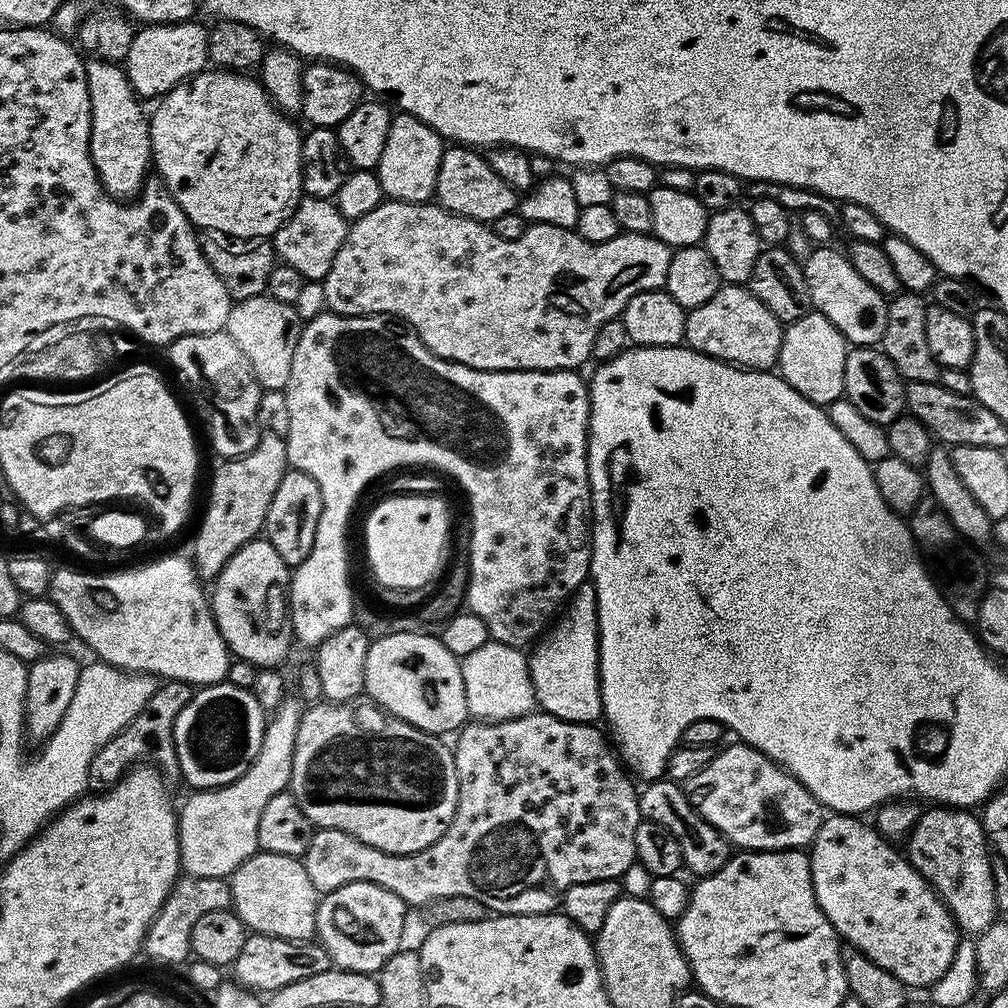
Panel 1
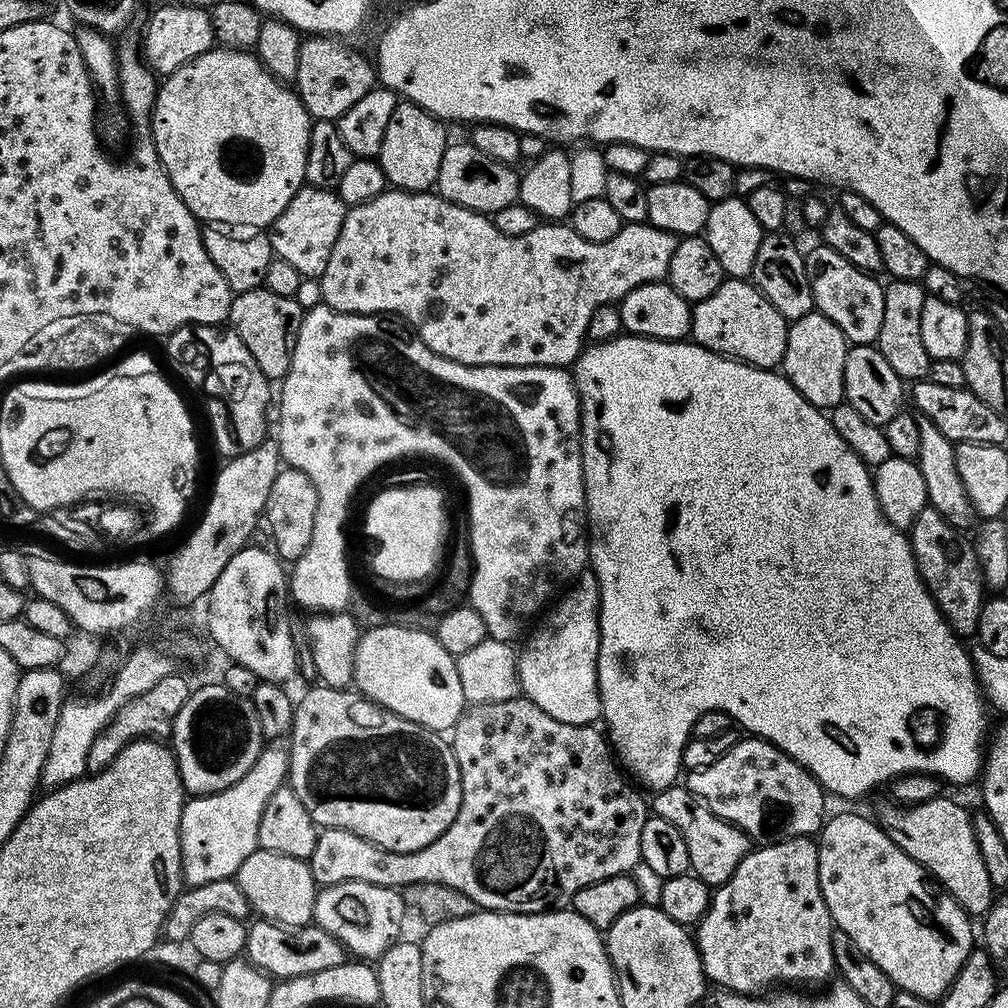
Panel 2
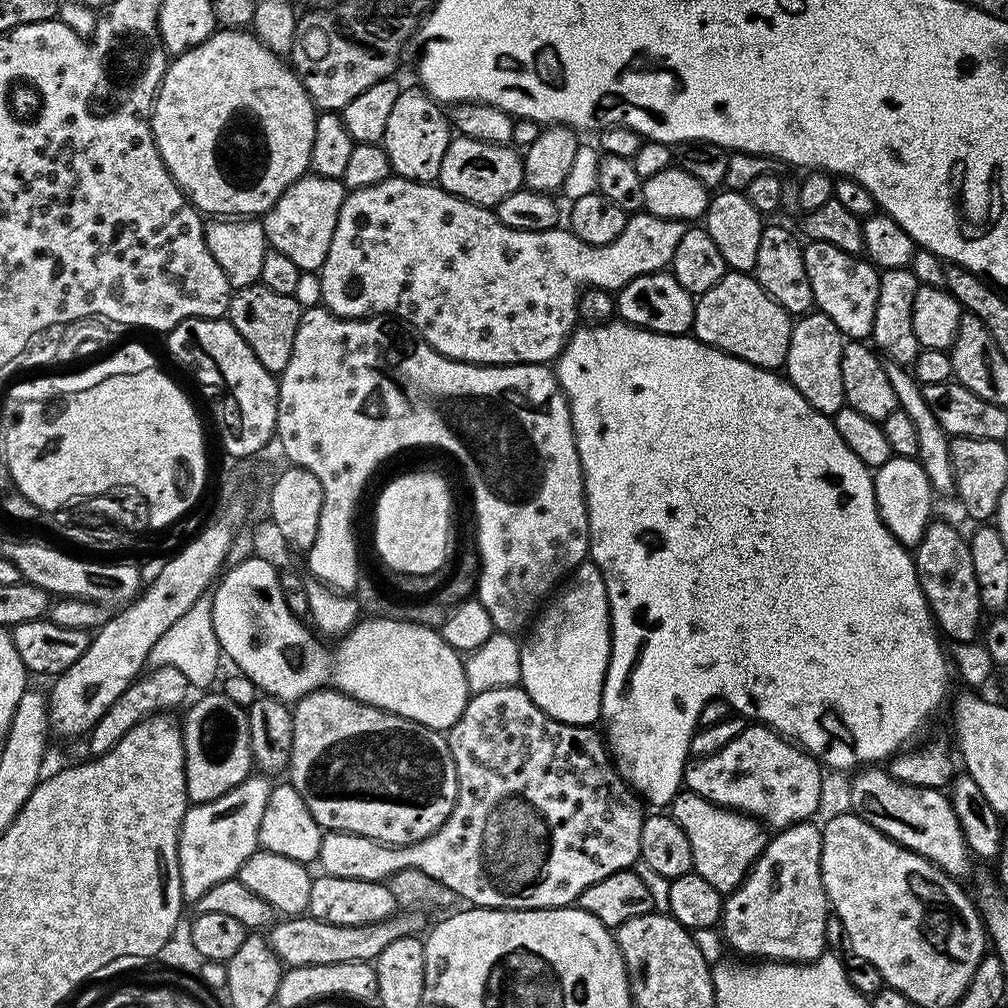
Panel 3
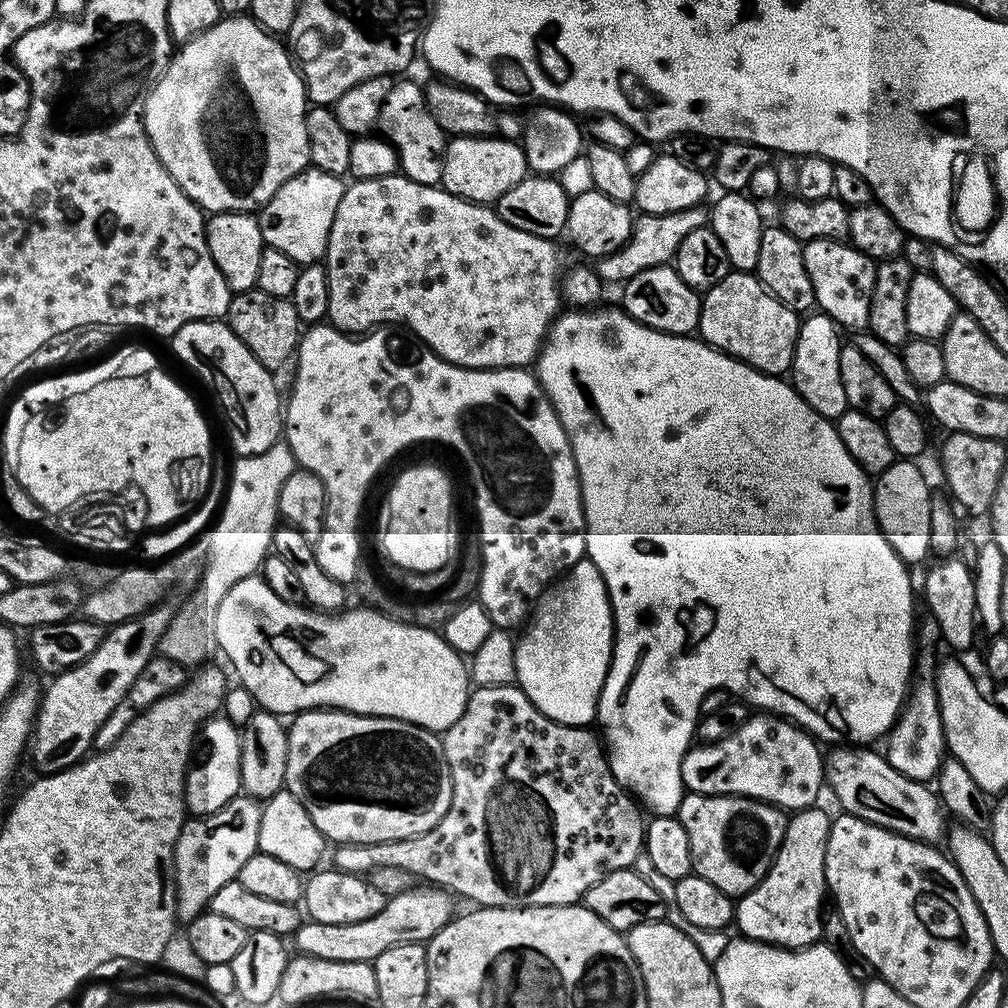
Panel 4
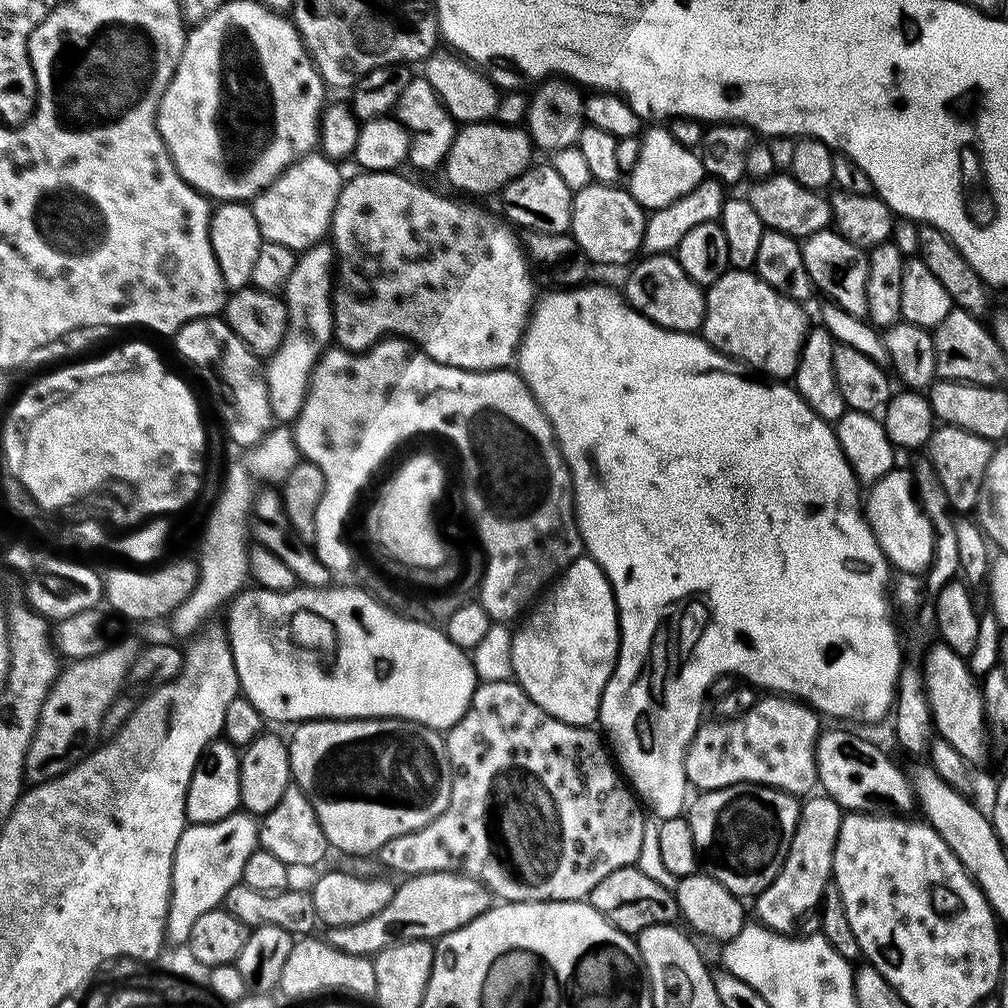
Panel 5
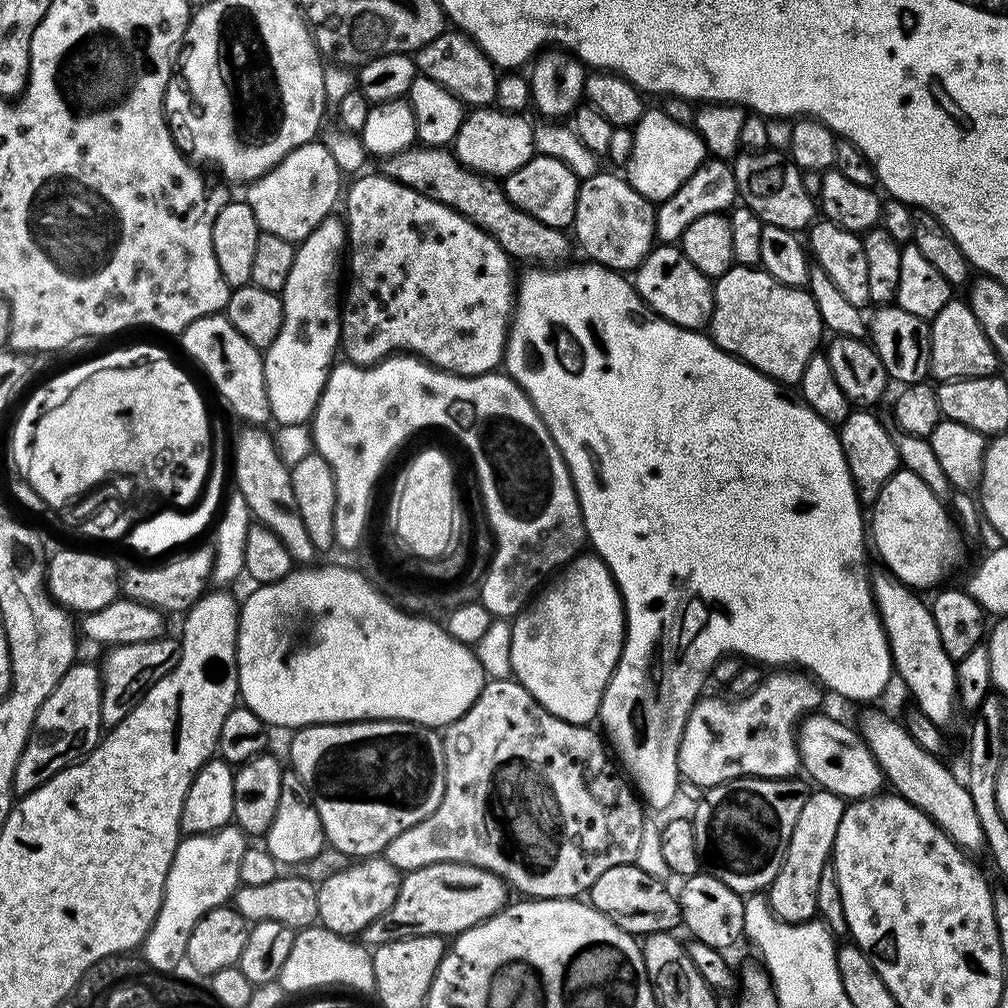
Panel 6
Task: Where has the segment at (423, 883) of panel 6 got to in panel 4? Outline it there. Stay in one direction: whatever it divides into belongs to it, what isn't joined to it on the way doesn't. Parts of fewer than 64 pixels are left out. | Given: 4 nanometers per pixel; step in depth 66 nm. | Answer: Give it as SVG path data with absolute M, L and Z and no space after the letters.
M420 886L424 888L408 888L397 896L389 895L385 899L382 910L374 914L374 918L366 918L362 922L318 922L308 920L301 923L294 933L295 951L302 956L326 958L326 962L366 962L372 964L378 954L390 950L390 946L399 944L418 944L431 940L438 930L446 927L453 919L451 891L439 886Z

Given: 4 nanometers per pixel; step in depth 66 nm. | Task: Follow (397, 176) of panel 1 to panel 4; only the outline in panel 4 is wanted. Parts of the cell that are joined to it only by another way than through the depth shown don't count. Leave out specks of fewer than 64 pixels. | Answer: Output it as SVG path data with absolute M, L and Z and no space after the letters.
M400 78L391 85L387 99L382 104L382 116L388 119L387 139L396 150L398 168L403 175L419 184L439 185L444 169L445 141L436 140L440 136L441 121L434 115L426 92L423 92L412 80Z

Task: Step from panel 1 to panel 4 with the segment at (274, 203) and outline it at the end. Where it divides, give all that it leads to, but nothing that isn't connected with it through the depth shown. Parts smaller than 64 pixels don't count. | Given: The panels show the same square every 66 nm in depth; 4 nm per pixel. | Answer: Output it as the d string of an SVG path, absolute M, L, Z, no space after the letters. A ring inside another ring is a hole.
M225 15L223 18L216 21L214 26L210 26L205 32L199 32L192 40L183 41L179 45L178 51L173 55L172 60L168 64L168 69L164 71L163 76L160 77L160 83L154 89L154 95L150 100L150 139L152 145L156 148L156 153L161 162L166 166L166 170L176 179L180 188L190 199L195 200L200 205L201 209L207 210L209 213L215 214L227 209L230 212L239 211L255 211L257 208L263 207L264 203L277 193L287 180L296 176L305 168L309 167L311 163L311 144L312 136L310 135L310 124L308 128L308 108L310 108L310 101L308 99L308 85L301 69L294 63L293 57L279 44L277 37L263 27L263 25L256 23L251 15ZM227 72L232 72L234 79L240 83L240 90L246 105L250 108L244 109L240 114L240 121L236 126L242 130L246 135L250 136L246 140L246 144L234 144L230 148L230 162L216 162L216 152L214 149L208 147L208 115L212 112L212 103L216 100L216 91L220 88L220 83L224 80L224 75Z

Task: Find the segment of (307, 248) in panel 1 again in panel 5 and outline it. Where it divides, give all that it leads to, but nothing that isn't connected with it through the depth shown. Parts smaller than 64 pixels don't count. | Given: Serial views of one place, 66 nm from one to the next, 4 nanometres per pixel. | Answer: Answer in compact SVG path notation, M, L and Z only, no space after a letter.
M323 154L314 155L300 156L250 204L261 237L267 243L291 248L297 254L313 248L329 235L342 187L342 175L336 169L339 167Z

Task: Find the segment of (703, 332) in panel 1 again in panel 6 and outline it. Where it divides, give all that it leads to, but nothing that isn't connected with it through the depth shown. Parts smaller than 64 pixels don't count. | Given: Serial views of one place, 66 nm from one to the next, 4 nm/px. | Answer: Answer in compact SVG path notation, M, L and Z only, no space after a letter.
M733 266L715 281L711 328L710 338L716 347L738 360L743 360L764 376L771 376L784 386L799 385L806 370L806 362L810 362L810 358L817 355L819 348L816 347L820 344L820 335L825 335L826 332L811 292L778 282L760 266Z

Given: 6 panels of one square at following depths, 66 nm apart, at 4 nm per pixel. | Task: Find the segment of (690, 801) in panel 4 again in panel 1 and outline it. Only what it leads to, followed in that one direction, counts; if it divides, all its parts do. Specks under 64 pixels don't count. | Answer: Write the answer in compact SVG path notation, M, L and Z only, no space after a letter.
M661 778L645 783L643 787L638 792L641 817L661 824L666 830L670 830L670 834L674 834L674 838L678 838L678 846L682 846L684 868L692 871L693 877L714 874L728 861L730 855L728 841L718 830L714 830L714 826L710 826L698 815L695 806L688 801L687 794L677 781Z

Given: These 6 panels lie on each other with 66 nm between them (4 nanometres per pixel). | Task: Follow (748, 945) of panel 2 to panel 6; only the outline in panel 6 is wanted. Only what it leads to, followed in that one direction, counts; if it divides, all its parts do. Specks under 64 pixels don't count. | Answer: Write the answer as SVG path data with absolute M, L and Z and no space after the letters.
M816 790L816 793L813 791L802 806L802 814L798 814L798 822L794 822L794 834L790 834L790 846L786 850L782 866L766 892L768 905L779 920L802 924L817 915L818 880L822 866L832 857L838 822L842 822L845 807L845 801L841 797L823 790Z

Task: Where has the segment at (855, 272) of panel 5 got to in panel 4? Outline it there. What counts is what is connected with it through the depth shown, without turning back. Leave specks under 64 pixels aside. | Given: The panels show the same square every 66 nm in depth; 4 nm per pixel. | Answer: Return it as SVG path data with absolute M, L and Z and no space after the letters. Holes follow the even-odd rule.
M839 239L809 240L804 244L806 274L810 274L816 304L823 315L831 316L837 325L845 329L864 330L868 326L870 298L876 277L873 257L853 248L851 243ZM845 324L845 325L844 325Z

